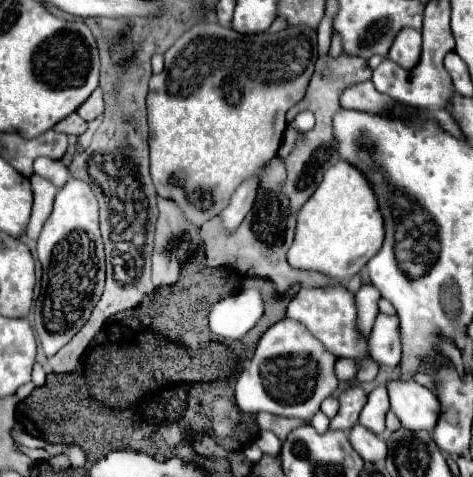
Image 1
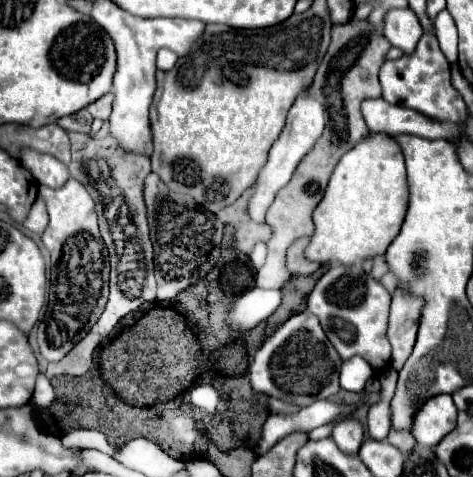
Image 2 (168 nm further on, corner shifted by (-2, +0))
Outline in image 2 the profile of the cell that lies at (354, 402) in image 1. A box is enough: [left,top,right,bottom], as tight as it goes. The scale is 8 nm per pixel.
[332,418,364,456]

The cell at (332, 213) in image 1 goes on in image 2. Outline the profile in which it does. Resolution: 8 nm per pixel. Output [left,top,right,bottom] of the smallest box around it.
[306,132,408,266]

